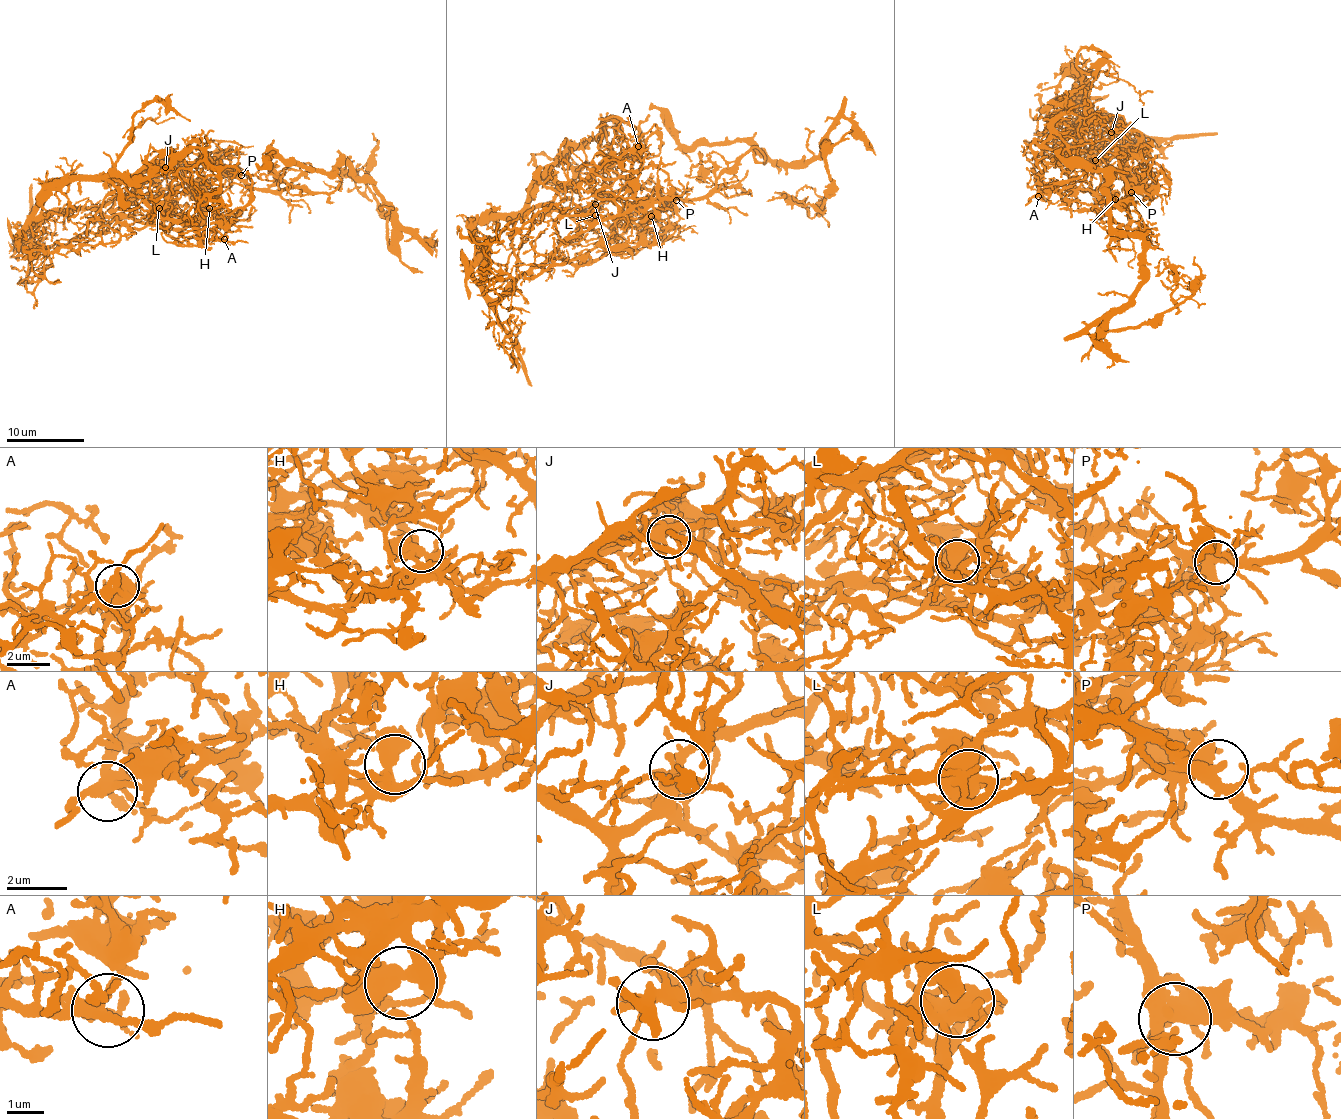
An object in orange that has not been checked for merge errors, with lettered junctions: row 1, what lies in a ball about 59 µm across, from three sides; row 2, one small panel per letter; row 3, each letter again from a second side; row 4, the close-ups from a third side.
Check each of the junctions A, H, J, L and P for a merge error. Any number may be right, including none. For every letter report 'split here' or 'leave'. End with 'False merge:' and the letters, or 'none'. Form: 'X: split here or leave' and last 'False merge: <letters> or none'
A: leave
H: leave
J: leave
L: leave
P: leave
False merge: none

